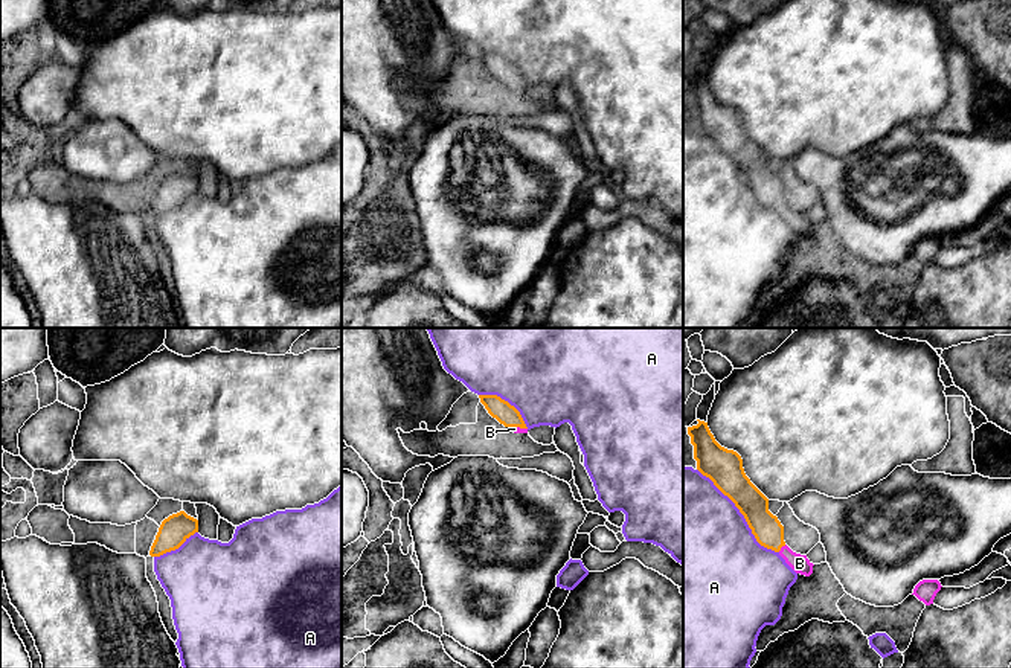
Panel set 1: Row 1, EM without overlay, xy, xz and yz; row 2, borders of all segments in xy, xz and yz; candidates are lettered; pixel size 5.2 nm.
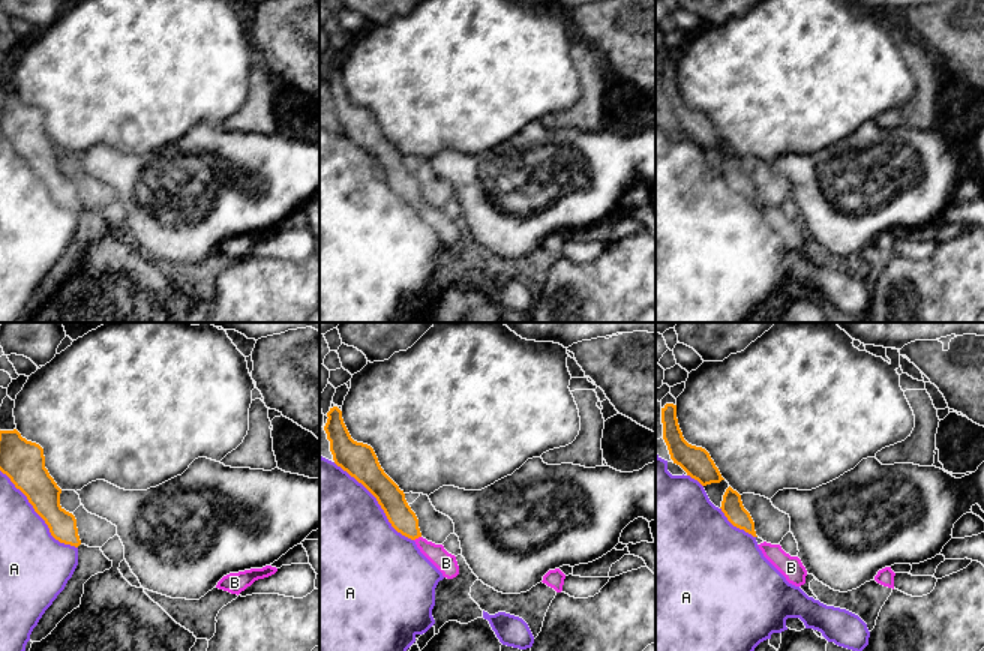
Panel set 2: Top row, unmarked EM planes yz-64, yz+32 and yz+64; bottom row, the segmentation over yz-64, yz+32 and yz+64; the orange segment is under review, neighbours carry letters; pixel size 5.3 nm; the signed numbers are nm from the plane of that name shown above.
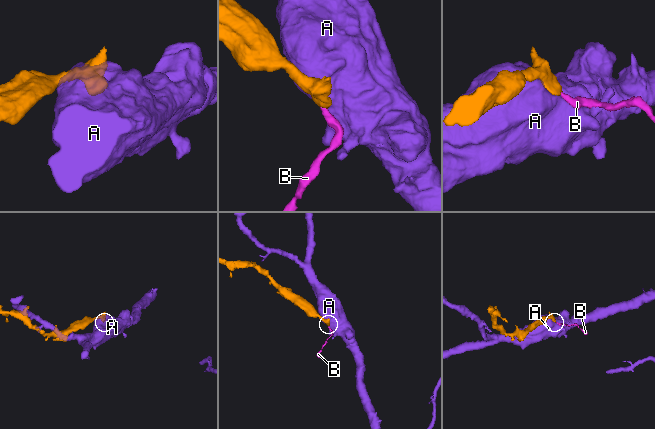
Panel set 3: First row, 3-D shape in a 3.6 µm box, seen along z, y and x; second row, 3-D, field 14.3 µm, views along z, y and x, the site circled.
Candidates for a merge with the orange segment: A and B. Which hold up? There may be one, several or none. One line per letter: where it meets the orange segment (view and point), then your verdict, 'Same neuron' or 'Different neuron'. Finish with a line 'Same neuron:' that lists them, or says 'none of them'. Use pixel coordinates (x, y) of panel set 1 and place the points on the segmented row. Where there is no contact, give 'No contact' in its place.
A: Touches orange at yz (741, 513). Different neuron
B: Touches orange at yz (781, 546). Same neuron
Same neuron: B

